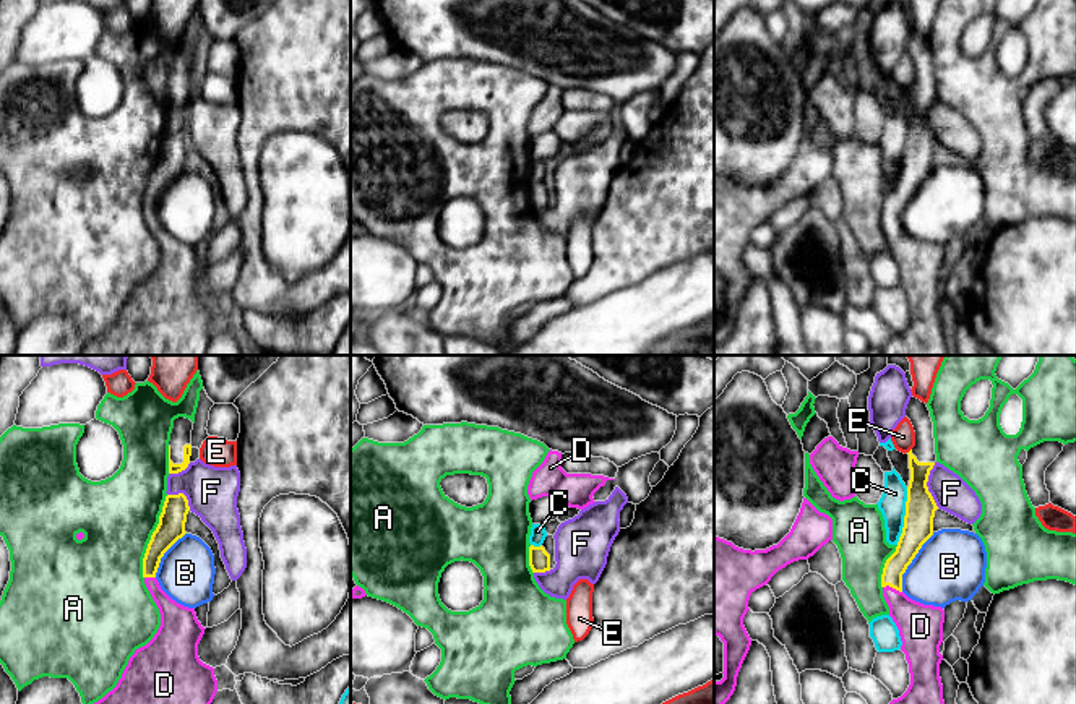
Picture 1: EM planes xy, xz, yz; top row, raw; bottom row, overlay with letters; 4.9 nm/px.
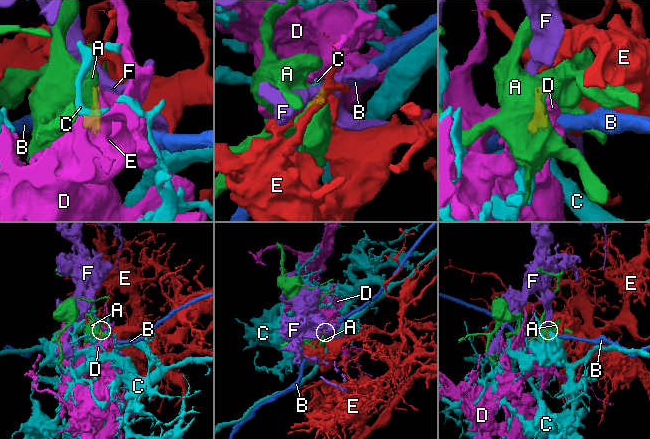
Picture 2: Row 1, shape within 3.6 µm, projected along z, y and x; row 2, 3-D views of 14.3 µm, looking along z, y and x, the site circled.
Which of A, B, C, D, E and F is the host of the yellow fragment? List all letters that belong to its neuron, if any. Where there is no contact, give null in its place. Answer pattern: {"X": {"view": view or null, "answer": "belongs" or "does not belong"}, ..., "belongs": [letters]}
{"A": {"view": "xy", "answer": "does not belong"}, "B": {"view": "yz", "answer": "does not belong"}, "C": {"view": "yz", "answer": "does not belong"}, "D": {"view": "yz", "answer": "belongs"}, "E": {"view": "yz", "answer": "does not belong"}, "F": {"view": "yz", "answer": "does not belong"}, "belongs": ["D"]}

